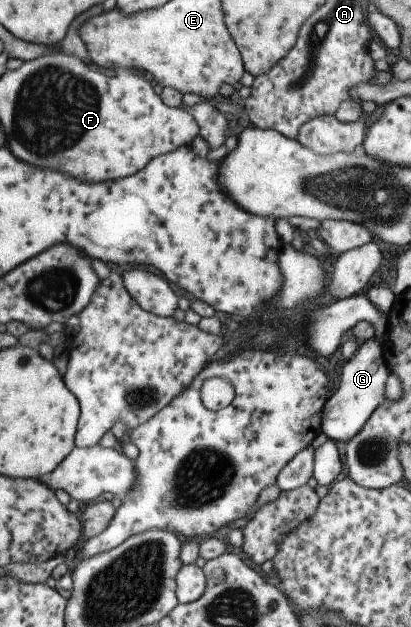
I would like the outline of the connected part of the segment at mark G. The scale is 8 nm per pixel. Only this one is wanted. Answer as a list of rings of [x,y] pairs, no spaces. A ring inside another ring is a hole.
[[[372,335],[372,338],[360,343],[354,355],[344,363],[338,388],[328,396],[321,409],[320,432],[328,440],[340,443],[352,439],[362,429],[372,411],[384,401],[384,383],[389,374],[382,355],[381,341],[374,339]]]

